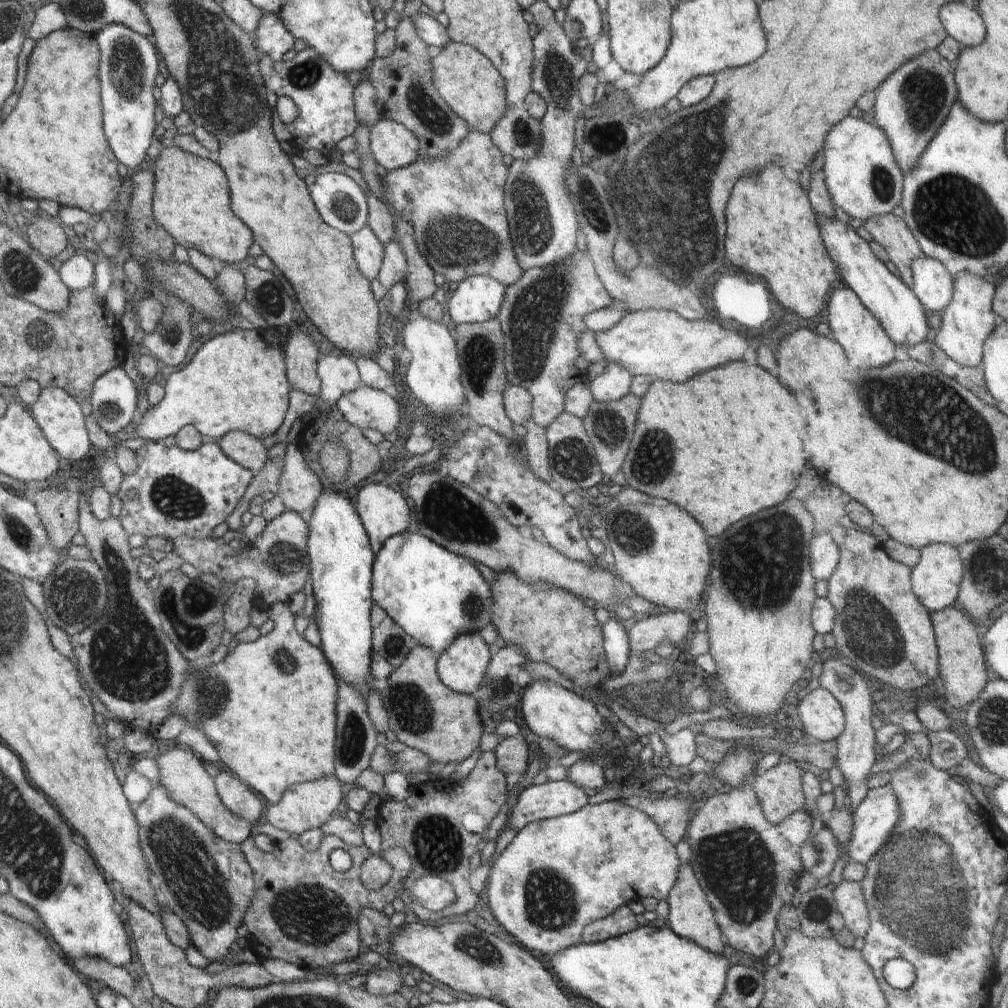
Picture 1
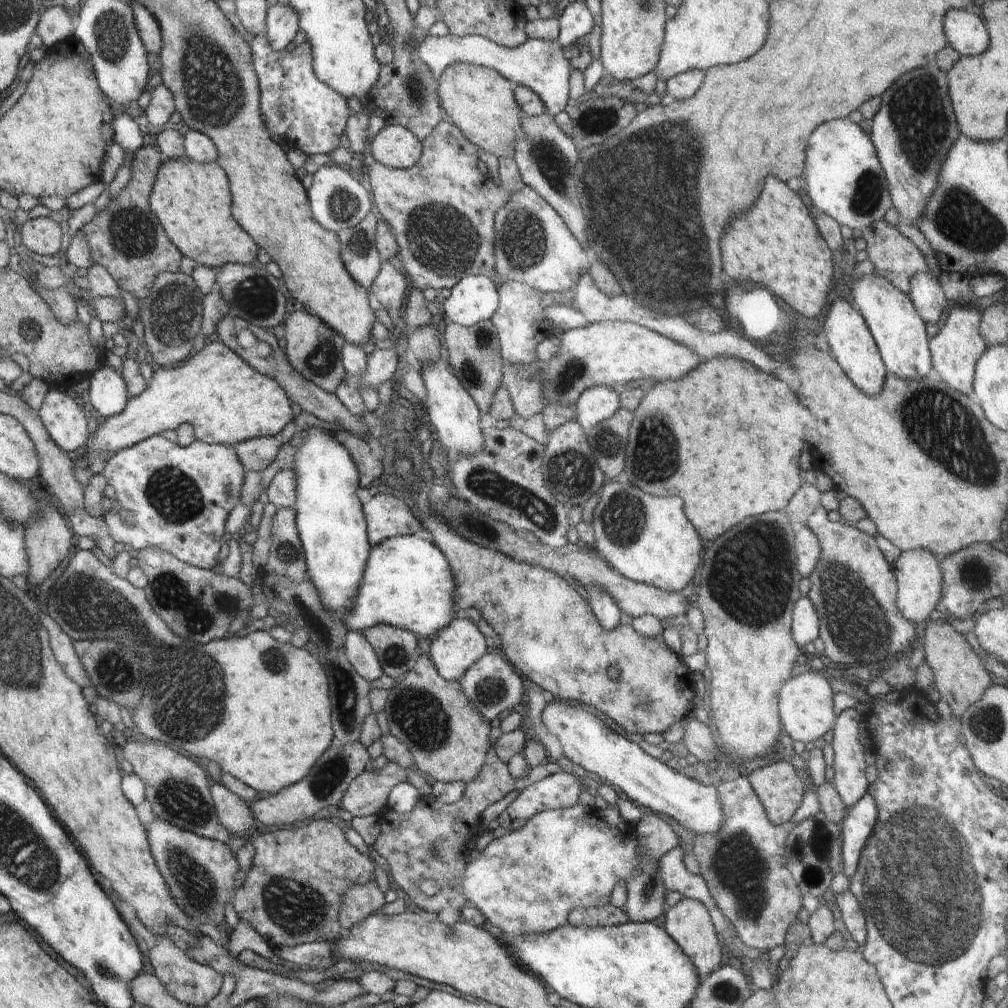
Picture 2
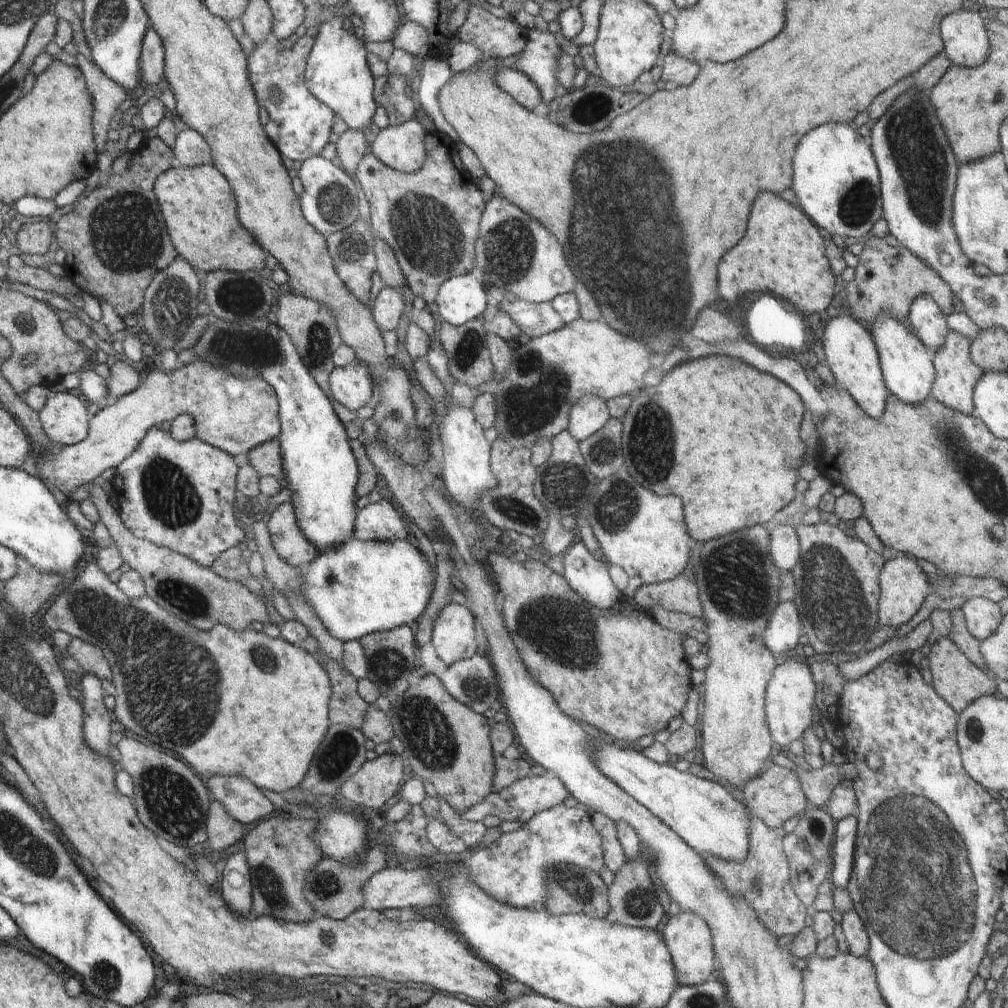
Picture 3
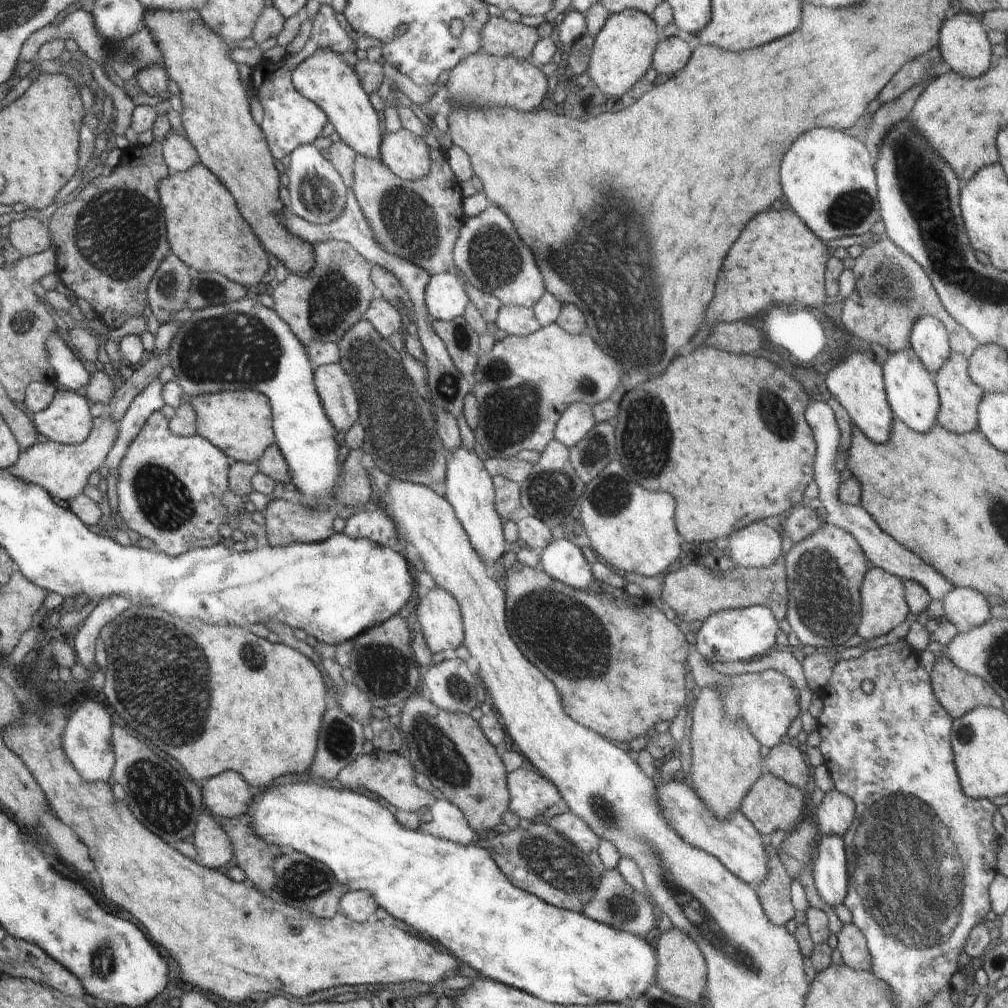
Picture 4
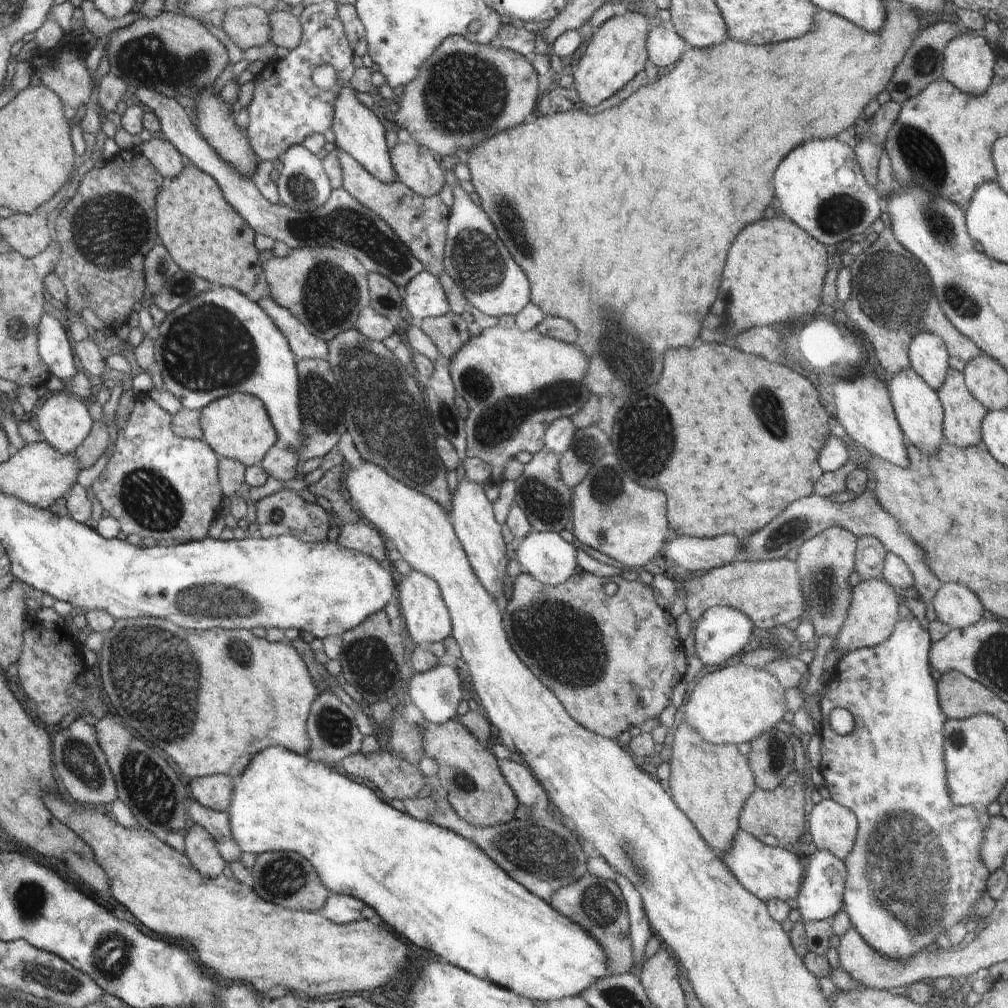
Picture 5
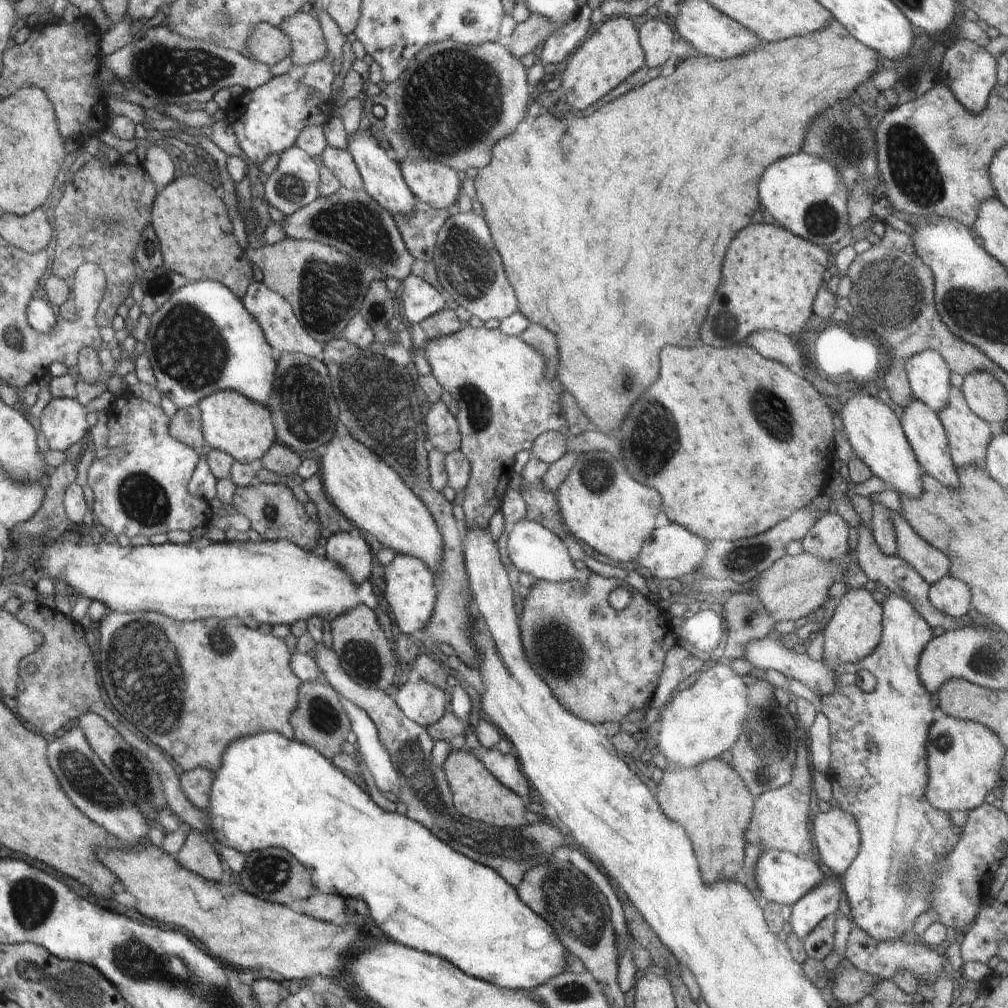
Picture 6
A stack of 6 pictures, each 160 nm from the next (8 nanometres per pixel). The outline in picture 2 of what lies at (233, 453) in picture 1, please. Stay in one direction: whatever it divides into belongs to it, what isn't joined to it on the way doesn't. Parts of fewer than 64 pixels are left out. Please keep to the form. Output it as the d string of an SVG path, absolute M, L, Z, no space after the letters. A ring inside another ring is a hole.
M254 437L236 444L239 461L249 471L262 473L276 458L281 447L276 437Z

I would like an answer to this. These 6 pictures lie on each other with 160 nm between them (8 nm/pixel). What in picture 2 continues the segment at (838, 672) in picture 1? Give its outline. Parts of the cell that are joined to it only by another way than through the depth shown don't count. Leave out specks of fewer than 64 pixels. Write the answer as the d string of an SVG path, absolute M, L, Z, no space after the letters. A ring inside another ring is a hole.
M845 709L835 718L835 725L833 726L832 734L832 748L834 750L834 780L833 785L839 792L842 802L846 809L860 800L866 793L869 792L869 783L866 779L866 761L864 760L865 748L860 743L860 714L856 709Z

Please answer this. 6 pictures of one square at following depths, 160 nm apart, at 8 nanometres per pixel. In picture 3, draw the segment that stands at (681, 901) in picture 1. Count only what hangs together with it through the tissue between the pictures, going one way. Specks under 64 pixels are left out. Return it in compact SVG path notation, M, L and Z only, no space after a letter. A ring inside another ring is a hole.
M681 910L672 915L662 930L666 946L670 951L679 984L699 985L708 980L708 976L718 968L713 940L709 926L697 914Z

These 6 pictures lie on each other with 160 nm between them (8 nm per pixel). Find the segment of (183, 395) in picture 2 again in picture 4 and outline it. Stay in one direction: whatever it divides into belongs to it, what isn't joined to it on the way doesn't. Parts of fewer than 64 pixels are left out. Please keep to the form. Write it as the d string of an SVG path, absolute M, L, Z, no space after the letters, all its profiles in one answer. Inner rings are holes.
M250 389L220 391L190 398L184 395L183 401L194 409L197 434L215 444L234 461L254 463L254 460L262 458L274 440L271 401L264 393ZM103 413L96 417L95 426L92 429L91 436L86 441L77 445L63 445L54 441L40 439L29 449L24 450L19 456L19 460L12 465L10 471L18 478L23 479L48 491L53 499L60 506L70 506L71 502L83 494L86 480L105 464L105 458L114 444L116 438L116 419Z

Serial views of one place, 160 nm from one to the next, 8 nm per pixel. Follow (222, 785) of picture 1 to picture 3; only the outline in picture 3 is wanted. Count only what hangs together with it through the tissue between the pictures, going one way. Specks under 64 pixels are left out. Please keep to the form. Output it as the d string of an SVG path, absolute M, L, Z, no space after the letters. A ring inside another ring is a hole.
M213 798L208 819L208 850L212 852L228 848L244 836L242 823L233 819L222 803Z

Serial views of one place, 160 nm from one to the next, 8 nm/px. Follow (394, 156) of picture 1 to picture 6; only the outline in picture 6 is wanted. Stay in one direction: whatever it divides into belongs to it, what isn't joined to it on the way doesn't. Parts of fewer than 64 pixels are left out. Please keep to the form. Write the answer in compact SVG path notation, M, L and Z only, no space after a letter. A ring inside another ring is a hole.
M421 158L404 161L400 170L415 198L432 209L448 209L456 205L460 180L452 166Z

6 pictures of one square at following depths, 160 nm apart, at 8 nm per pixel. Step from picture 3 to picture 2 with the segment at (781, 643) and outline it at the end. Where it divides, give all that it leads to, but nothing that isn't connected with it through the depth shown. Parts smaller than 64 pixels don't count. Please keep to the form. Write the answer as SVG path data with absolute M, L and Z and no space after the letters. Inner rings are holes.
M800 597L793 608L792 615L792 632L794 635L794 640L804 648L804 645L808 642L816 640L819 636L819 616L812 604L812 601L808 597Z

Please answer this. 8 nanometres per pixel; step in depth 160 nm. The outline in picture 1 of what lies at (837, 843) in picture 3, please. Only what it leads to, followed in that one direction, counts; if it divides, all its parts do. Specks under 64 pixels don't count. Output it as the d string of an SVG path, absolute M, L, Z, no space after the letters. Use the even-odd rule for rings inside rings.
M884 785L867 790L866 798L852 810L853 833L843 851L847 860L867 864L869 860L889 841L893 830L901 819L899 798L892 785Z

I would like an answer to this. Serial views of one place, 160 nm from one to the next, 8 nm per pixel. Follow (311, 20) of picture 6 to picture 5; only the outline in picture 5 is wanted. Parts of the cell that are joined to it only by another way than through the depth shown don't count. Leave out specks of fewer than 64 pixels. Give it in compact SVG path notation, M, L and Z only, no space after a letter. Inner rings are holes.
M281 6L270 14L272 44L292 50L301 39L302 27L297 17L290 14L288 8Z

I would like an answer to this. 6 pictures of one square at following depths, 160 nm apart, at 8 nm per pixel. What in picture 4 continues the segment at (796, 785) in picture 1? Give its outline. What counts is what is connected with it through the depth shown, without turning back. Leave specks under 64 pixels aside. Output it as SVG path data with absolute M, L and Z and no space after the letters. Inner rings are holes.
M764 770L763 775L751 786L751 789L742 799L741 812L754 825L754 828L763 836L768 837L774 830L788 832L804 819L805 798L803 791L785 780Z

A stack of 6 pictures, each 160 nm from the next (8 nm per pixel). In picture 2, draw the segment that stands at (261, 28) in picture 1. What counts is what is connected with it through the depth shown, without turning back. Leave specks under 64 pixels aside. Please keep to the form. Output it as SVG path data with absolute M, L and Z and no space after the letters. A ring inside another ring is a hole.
M275 4L267 10L264 34L270 46L276 51L283 51L298 34L299 16L287 5Z

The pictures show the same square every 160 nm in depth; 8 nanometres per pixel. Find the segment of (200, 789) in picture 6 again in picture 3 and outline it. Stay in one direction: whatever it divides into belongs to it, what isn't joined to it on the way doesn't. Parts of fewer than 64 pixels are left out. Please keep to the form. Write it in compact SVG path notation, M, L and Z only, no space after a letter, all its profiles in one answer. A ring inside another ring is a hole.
M212 775L207 785L212 790L213 798L222 803L233 819L241 823L258 822L260 817L264 818L274 810L260 789L241 776Z

